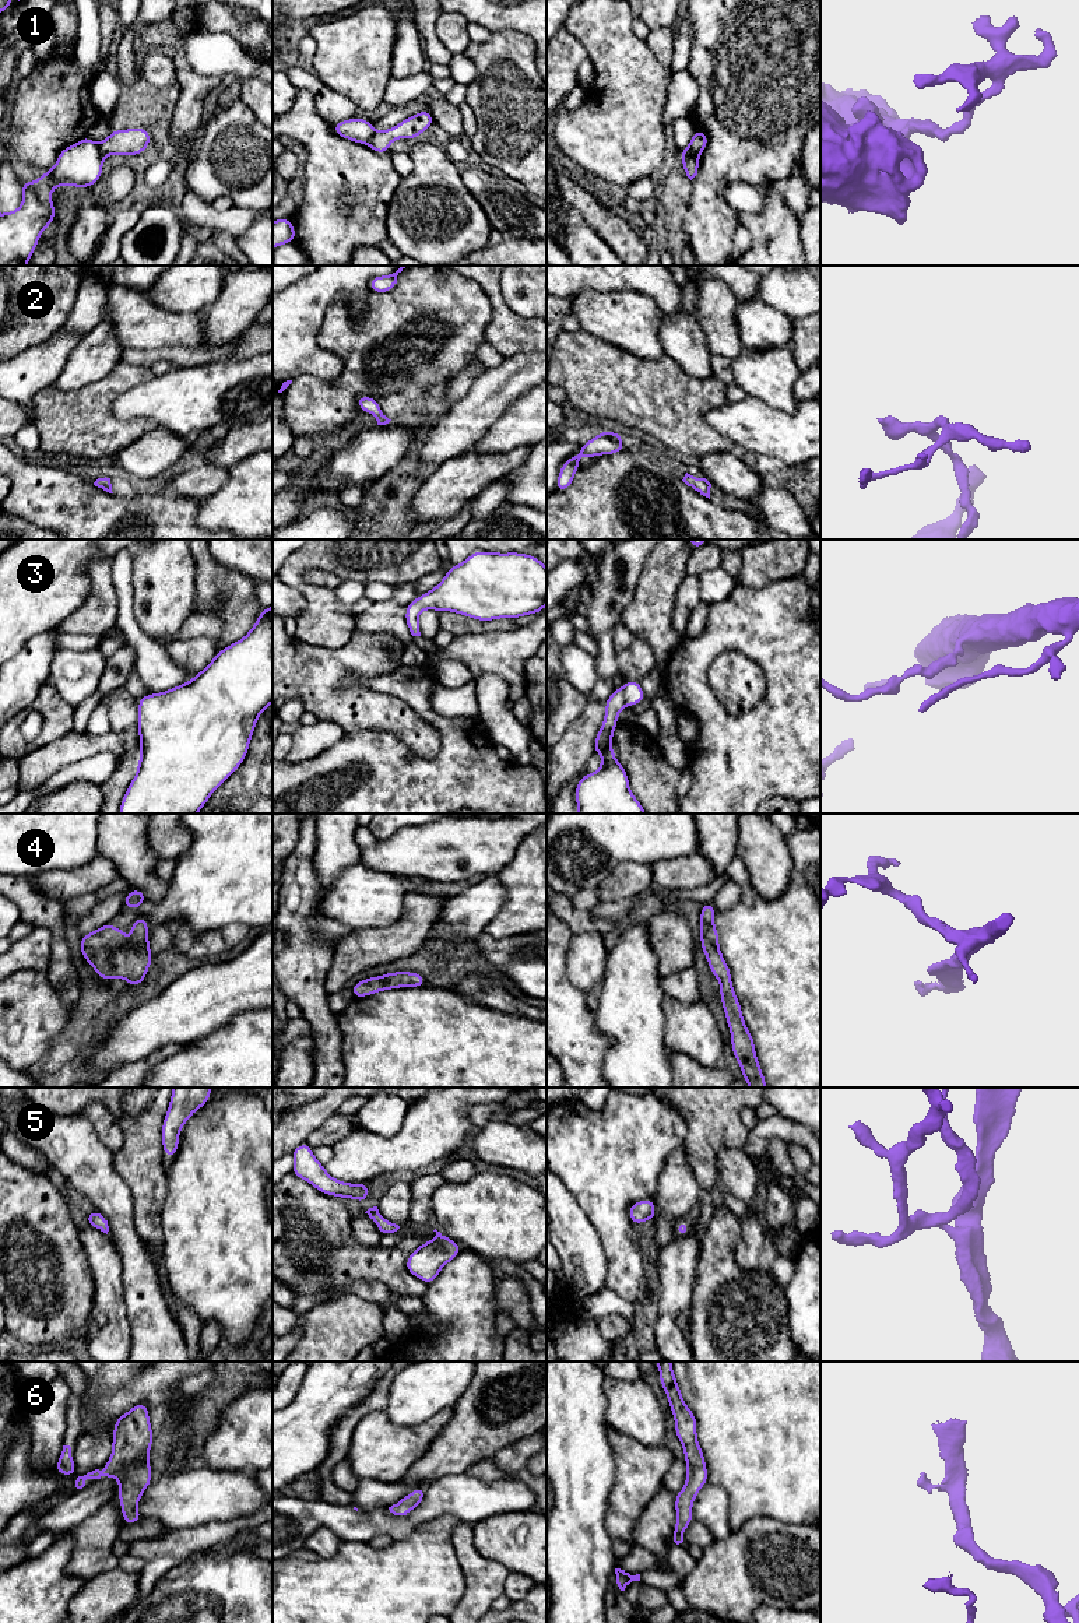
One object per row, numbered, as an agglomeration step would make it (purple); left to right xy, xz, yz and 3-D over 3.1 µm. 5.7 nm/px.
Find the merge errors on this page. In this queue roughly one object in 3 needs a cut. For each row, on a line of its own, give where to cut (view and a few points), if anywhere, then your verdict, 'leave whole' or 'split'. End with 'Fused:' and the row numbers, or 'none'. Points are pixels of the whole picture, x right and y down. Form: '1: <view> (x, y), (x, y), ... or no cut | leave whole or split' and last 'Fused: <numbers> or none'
1: xy (97, 144), (104, 157) | split
2: no cut | leave whole
3: no cut | leave whole
4: no cut | leave whole
5: no cut | leave whole
6: no cut | leave whole
Fused: 1

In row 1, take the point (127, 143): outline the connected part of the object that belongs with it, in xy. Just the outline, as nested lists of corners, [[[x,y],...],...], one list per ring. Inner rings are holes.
[[[134,127],[131,130],[112,130],[109,137],[99,143],[98,147],[103,157],[112,154],[133,157],[144,152],[150,144],[150,133],[143,127]]]

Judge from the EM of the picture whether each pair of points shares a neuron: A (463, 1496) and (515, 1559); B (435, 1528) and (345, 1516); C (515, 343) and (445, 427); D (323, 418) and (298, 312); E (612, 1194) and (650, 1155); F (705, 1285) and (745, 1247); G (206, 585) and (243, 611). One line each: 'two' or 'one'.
A: two
B: two
C: two
D: two
E: one
F: two
G: one

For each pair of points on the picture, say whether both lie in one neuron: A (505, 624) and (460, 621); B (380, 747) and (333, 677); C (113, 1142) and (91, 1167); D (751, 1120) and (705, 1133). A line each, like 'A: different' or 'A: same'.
A: same
B: different
C: different
D: different

